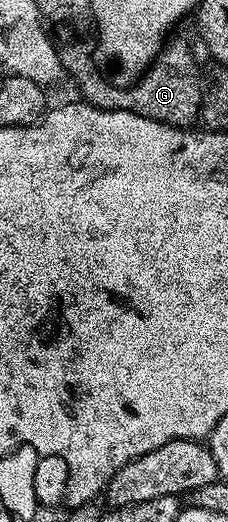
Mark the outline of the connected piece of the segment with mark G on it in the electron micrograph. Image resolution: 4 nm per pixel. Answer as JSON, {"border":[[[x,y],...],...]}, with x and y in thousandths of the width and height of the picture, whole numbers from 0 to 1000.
{"border":[[[798,73],[732,79],[649,134],[592,161],[553,169],[496,161],[430,128],[408,102],[368,100],[360,86],[298,84],[285,92],[268,90],[259,102],[281,144],[303,155],[316,151],[320,165],[351,174],[346,190],[364,197],[447,211],[553,211],[610,224],[772,243],[838,243],[873,228],[895,170],[886,138]]]}

